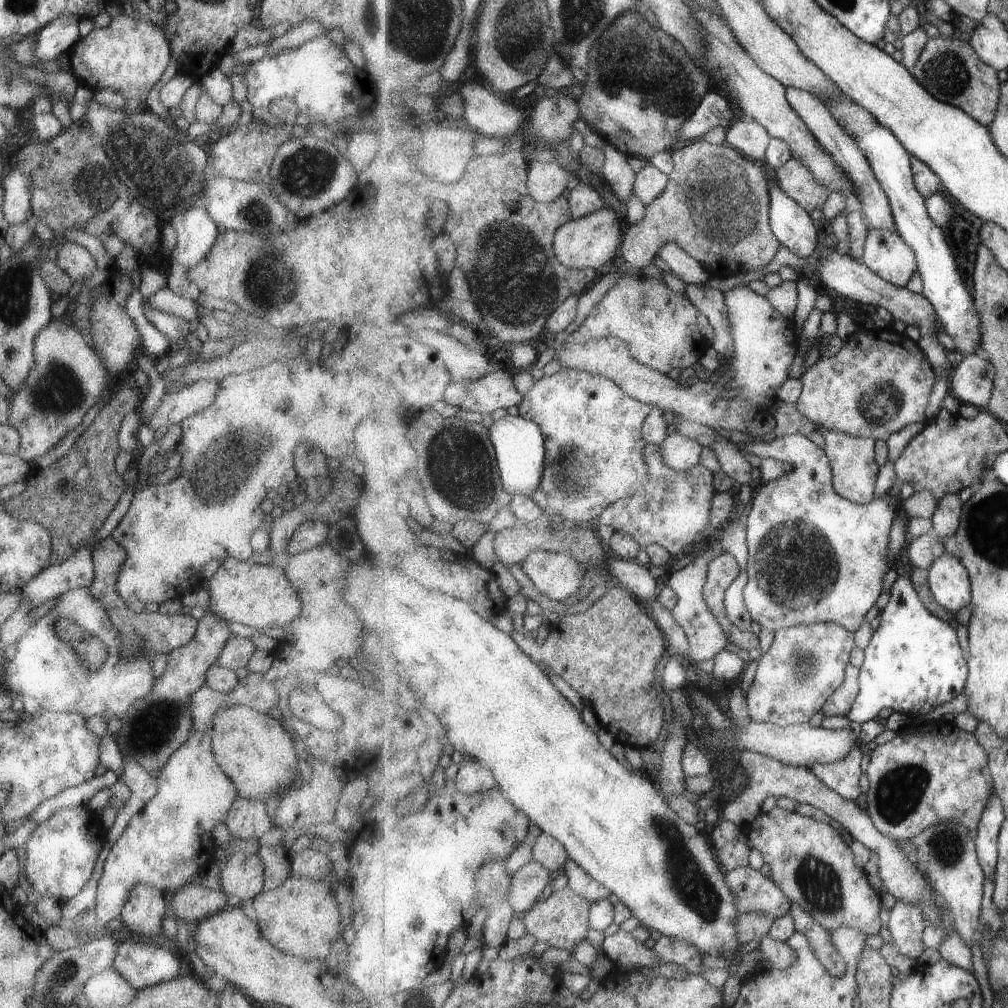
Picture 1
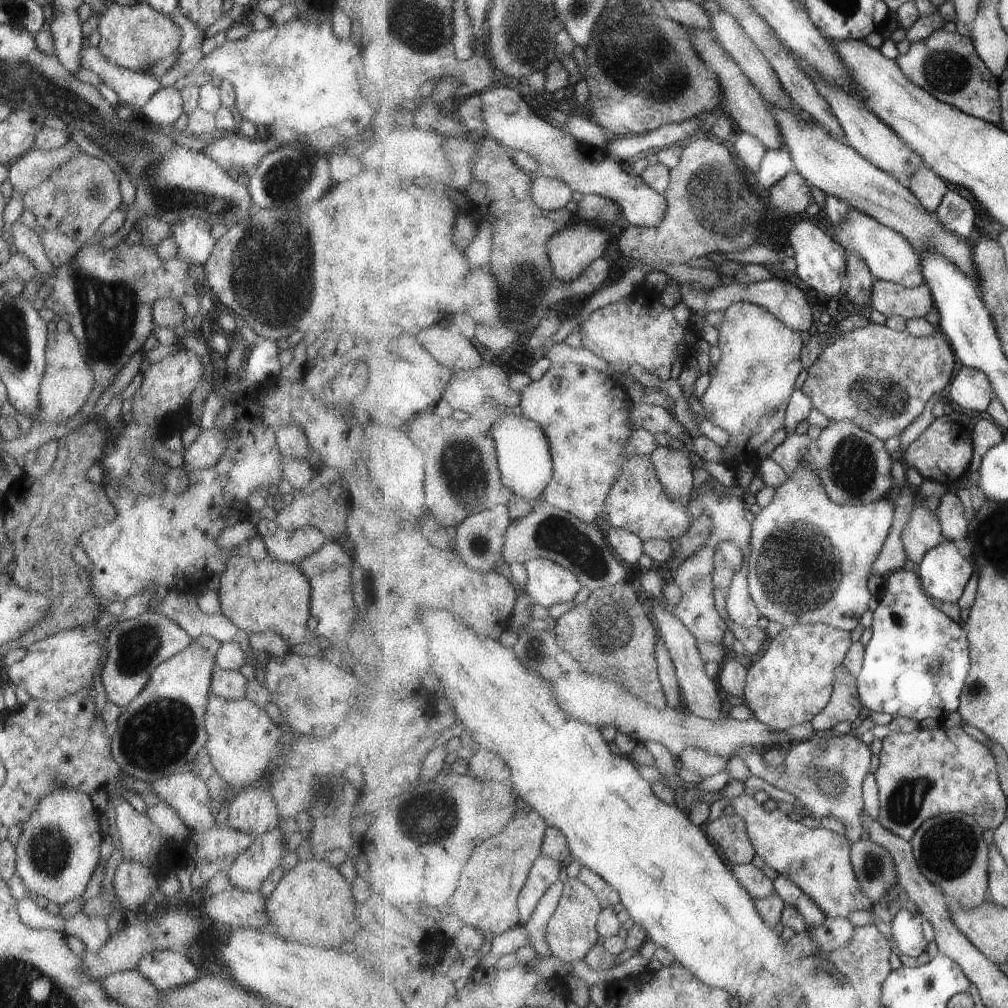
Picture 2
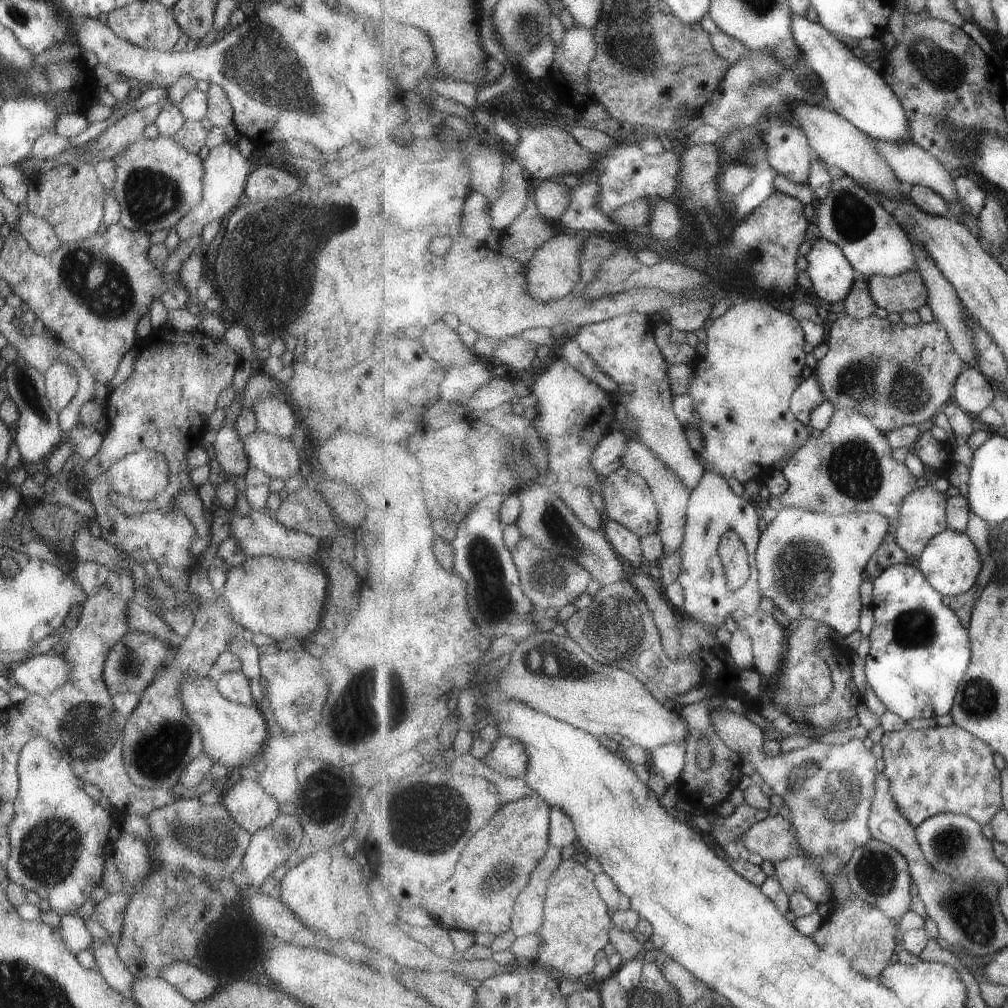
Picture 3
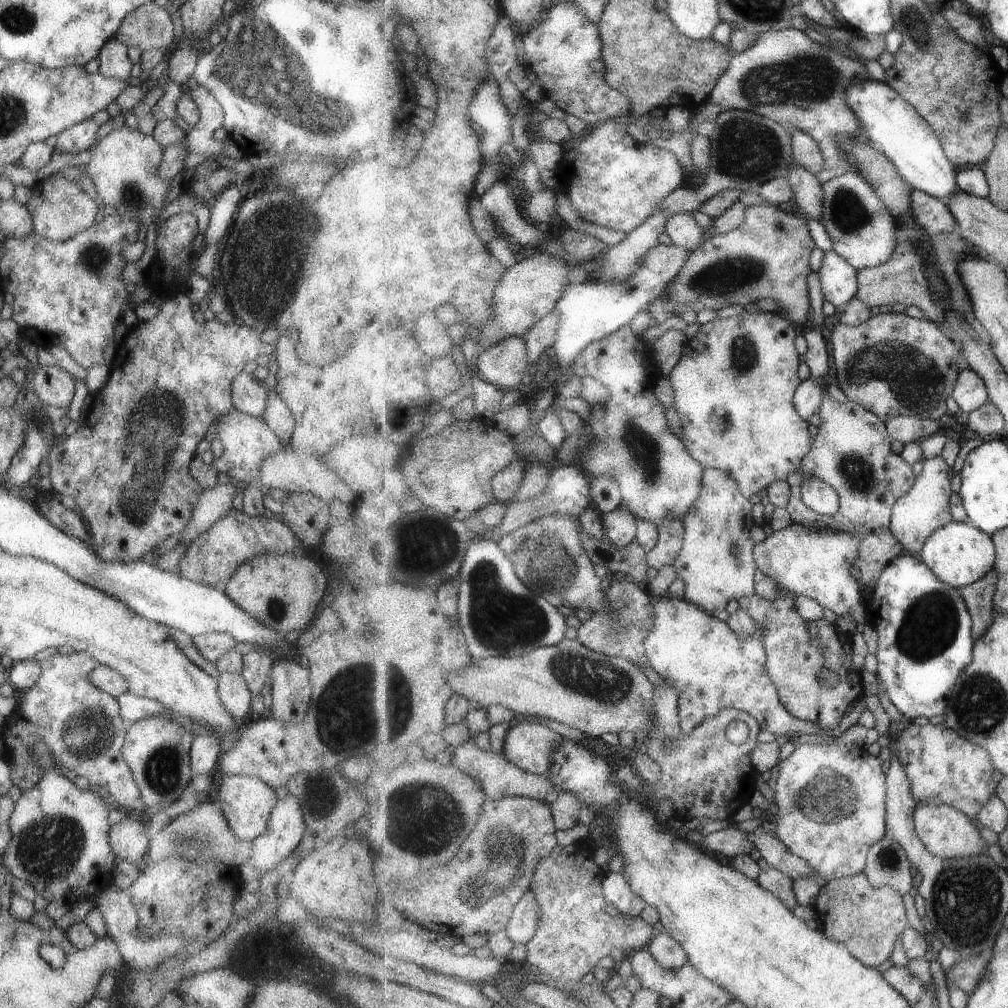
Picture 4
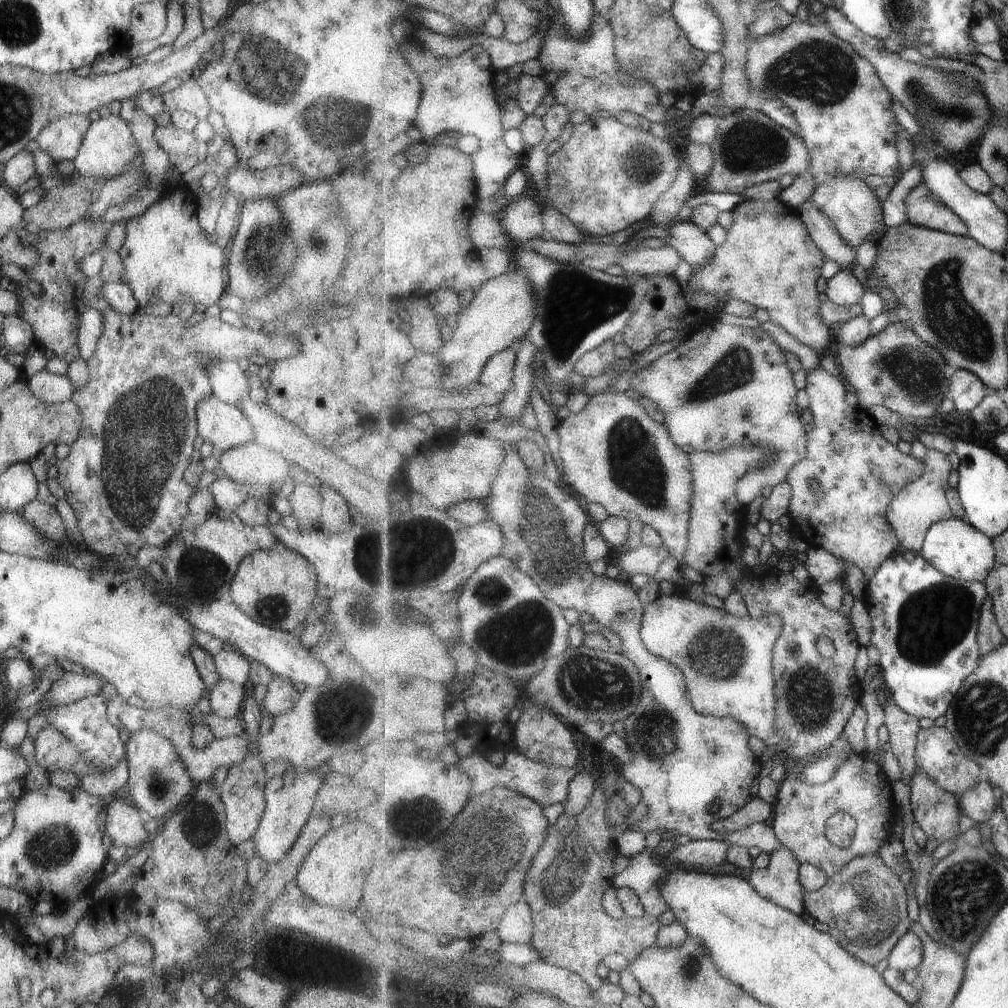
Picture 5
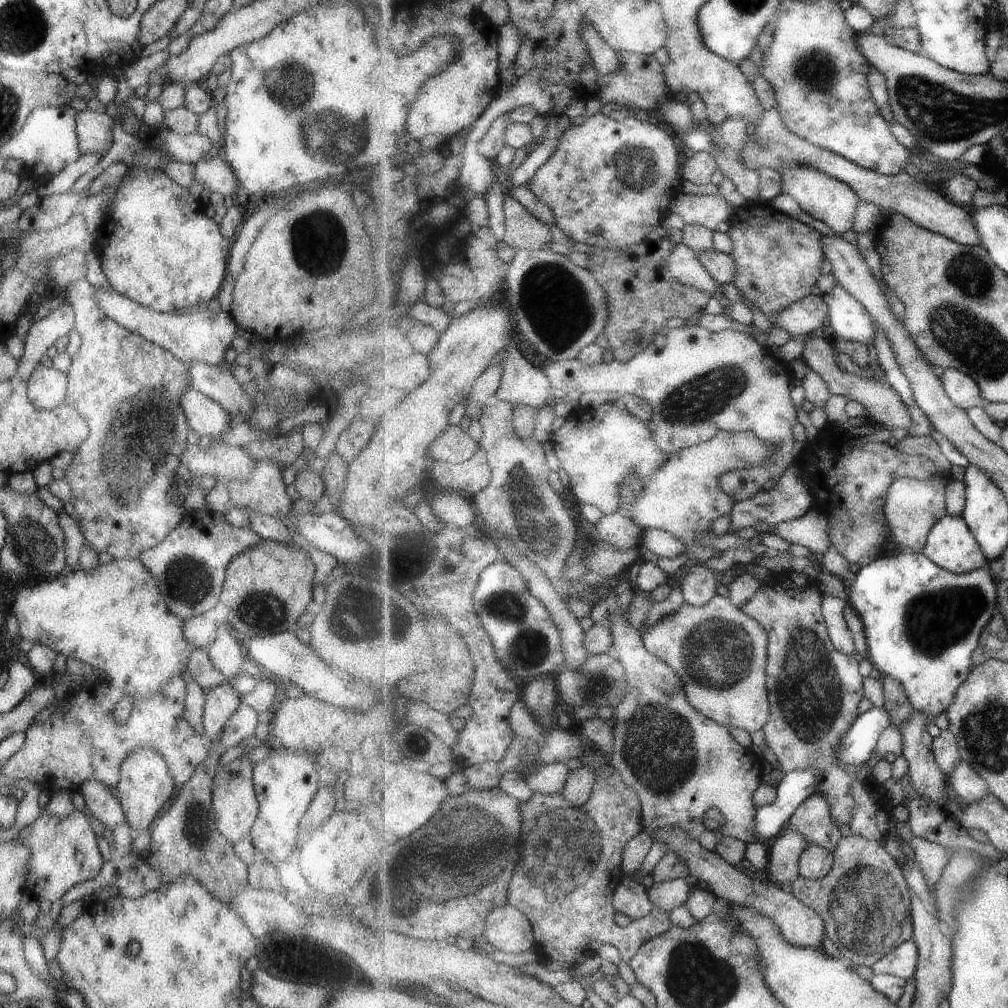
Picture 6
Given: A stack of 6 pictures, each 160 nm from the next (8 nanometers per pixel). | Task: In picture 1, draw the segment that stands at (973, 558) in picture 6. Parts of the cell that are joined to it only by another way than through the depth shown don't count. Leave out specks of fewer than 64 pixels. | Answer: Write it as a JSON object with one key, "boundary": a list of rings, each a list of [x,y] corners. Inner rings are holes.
{"boundary":[[[945,552],[925,575],[927,588],[943,608],[957,615],[965,606],[972,604],[969,570],[957,556]]]}

